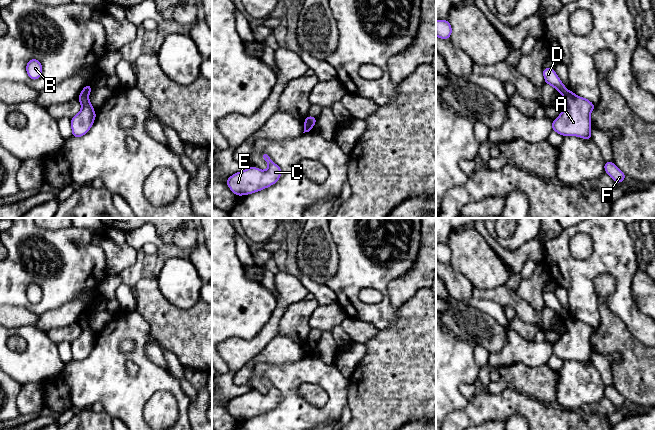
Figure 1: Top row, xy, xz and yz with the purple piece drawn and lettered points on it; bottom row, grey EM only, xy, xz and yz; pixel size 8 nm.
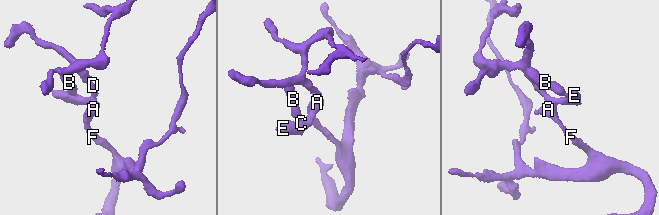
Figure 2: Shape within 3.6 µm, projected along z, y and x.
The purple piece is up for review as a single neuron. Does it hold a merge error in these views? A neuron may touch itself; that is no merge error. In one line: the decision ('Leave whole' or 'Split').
Split

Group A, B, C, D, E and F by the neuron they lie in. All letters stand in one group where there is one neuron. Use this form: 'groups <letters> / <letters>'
groups A B C E F / D

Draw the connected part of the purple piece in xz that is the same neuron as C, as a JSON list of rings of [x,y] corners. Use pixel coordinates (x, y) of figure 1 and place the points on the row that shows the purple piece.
[[[263,152],[261,156],[269,165],[267,170],[263,171],[251,166],[246,170],[233,174],[226,180],[227,186],[237,196],[263,190],[275,184],[281,177],[281,168],[271,161],[270,156],[266,152]]]

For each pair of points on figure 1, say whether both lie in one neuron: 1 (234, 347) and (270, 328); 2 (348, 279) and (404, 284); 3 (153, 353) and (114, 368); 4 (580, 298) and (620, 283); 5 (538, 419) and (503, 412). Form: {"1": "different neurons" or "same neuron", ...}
{"1": "same neuron", "2": "different neurons", "3": "different neurons", "4": "same neuron", "5": "same neuron"}

